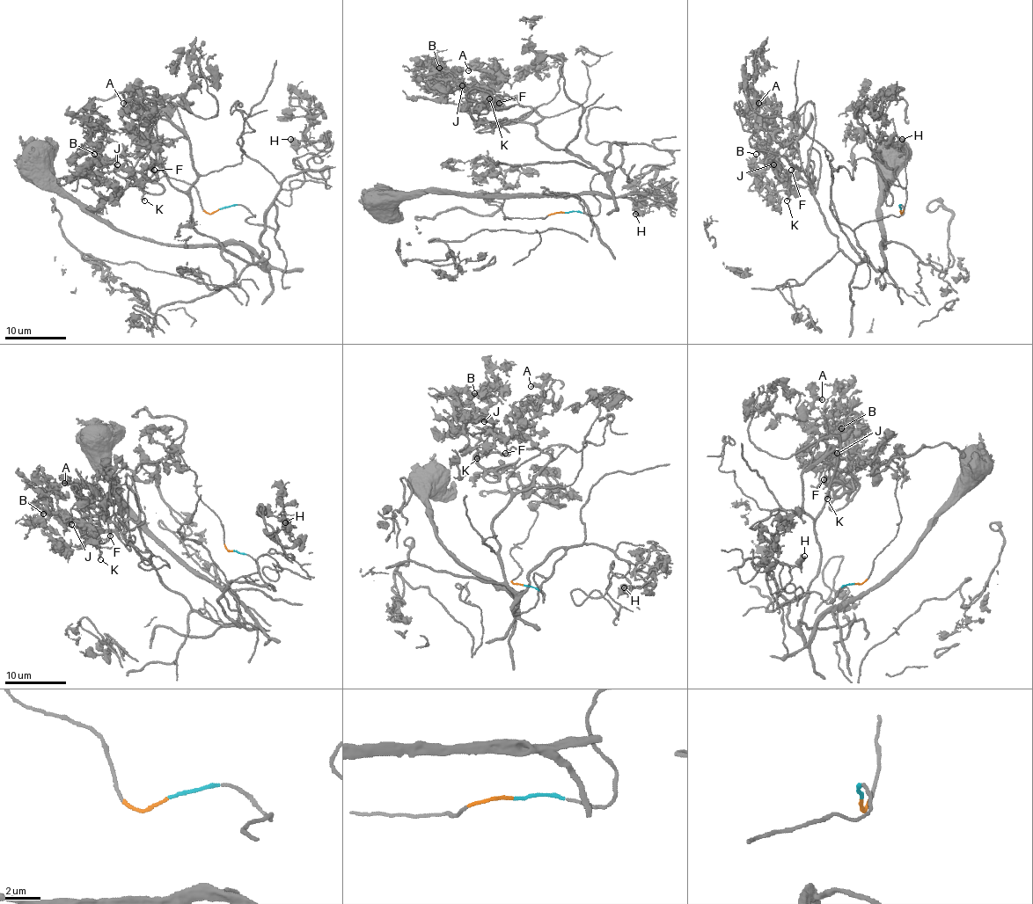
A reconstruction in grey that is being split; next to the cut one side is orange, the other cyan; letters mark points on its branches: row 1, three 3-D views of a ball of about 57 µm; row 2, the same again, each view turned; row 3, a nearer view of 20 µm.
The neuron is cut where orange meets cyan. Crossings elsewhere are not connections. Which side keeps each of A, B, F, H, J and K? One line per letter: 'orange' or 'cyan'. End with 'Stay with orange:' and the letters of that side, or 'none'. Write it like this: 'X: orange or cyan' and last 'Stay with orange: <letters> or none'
A: cyan
B: cyan
F: cyan
H: cyan
J: cyan
K: cyan
Stay with orange: none

